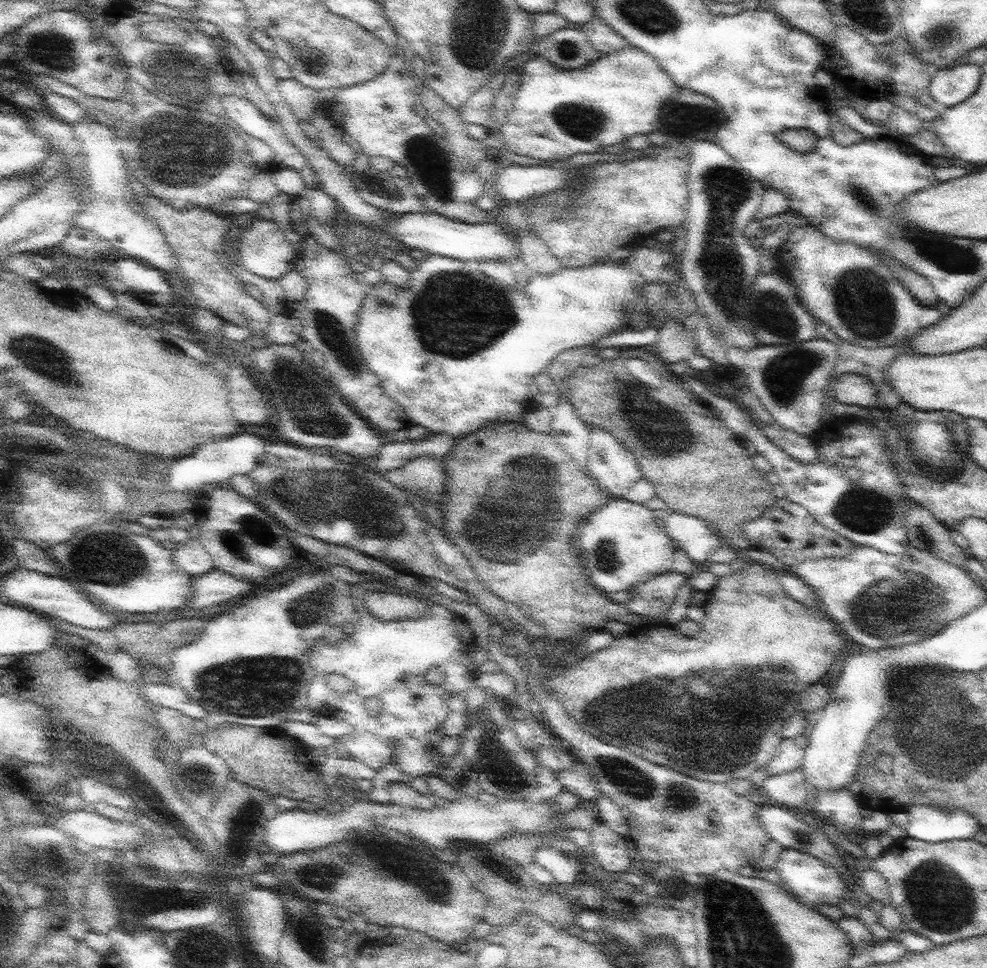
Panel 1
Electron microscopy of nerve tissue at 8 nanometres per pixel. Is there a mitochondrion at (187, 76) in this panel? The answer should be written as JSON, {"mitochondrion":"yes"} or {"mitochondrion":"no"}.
{"mitochondrion":"yes"}

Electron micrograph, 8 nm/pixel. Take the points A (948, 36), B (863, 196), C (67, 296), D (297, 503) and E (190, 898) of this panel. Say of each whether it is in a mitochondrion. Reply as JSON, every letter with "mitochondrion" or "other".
{"A":"mitochondrion","B":"mitochondrion","C":"other","D":"mitochondrion","E":"mitochondrion"}

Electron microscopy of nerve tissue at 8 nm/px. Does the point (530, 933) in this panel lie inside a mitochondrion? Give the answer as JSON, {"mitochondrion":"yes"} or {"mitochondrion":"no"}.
{"mitochondrion":"no"}

